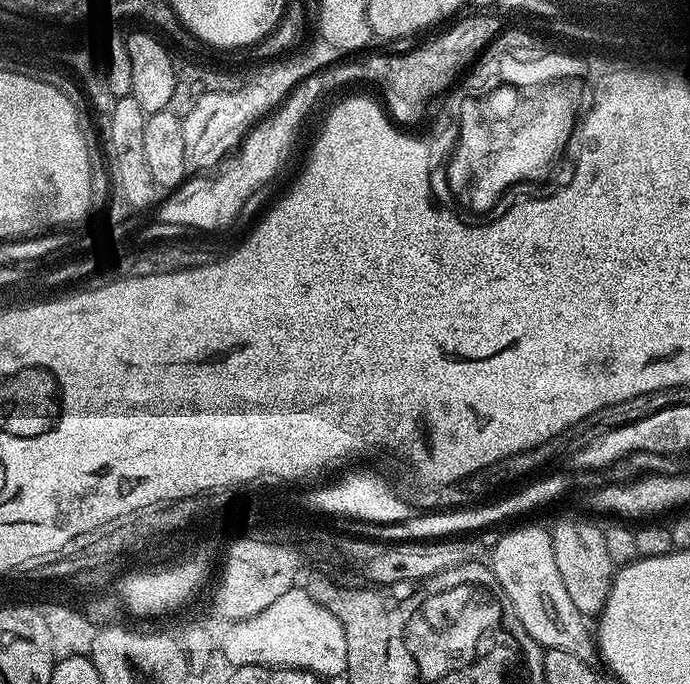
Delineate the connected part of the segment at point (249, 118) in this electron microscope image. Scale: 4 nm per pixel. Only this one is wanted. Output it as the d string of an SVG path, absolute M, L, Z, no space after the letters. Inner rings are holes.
M211 92L194 102L194 110L183 116L186 134L186 158L193 169L212 168L224 155L235 153L244 143L249 130L259 124L264 112L264 96L260 92Z

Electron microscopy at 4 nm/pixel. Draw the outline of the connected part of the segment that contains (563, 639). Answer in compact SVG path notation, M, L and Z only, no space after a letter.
M524 526L506 533L492 550L490 566L493 579L507 594L516 617L542 648L566 650L593 666L601 663L589 621L578 610L578 606L574 606L562 583L562 574L554 557L552 535L546 528Z

